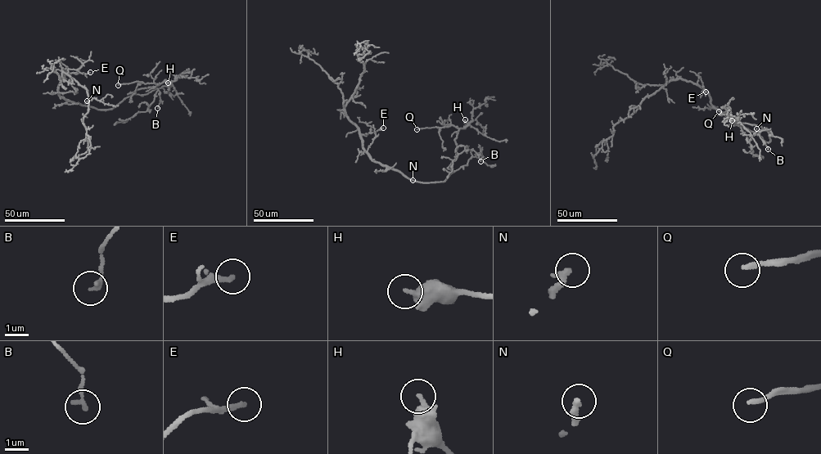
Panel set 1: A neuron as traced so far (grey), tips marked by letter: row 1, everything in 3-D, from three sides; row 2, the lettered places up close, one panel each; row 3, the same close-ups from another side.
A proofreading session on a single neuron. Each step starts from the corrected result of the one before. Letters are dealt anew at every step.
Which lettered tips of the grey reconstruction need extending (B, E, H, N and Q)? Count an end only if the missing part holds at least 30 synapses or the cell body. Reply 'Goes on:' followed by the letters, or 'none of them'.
Goes on: N, Q

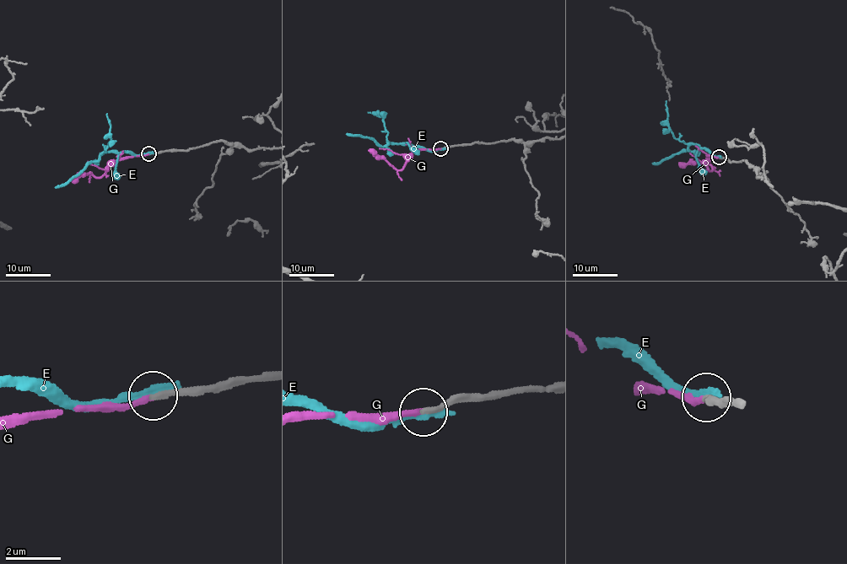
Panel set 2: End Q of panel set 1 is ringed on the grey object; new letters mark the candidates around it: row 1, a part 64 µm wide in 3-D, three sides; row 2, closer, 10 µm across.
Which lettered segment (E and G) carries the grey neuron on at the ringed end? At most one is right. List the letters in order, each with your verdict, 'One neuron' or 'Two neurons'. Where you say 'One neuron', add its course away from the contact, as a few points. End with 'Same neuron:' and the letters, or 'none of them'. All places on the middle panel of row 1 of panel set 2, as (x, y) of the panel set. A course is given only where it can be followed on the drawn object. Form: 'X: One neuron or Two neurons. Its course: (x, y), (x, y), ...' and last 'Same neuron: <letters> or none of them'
E: Two neurons
G: One neuron. Its course: (440, 149), (414, 150), (399, 170), (369, 150)
Same neuron: G

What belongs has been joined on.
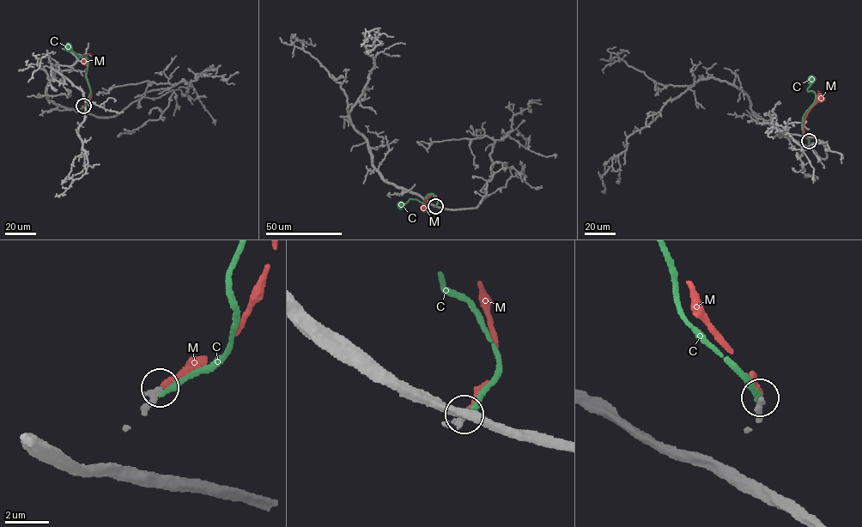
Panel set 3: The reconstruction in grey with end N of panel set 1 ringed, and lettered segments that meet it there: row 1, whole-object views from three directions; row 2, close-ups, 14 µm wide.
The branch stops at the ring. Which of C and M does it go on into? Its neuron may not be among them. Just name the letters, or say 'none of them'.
M

